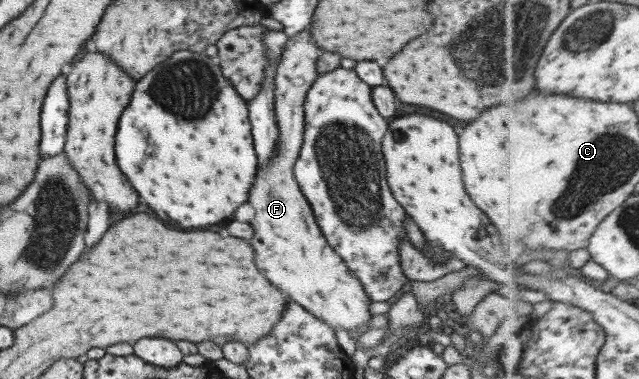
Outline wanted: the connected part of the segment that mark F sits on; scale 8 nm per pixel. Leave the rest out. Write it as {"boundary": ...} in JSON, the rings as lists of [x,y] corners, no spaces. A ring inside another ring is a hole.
{"boundary":[[[301,31],[298,35],[289,37],[284,53],[280,57],[280,64],[278,64],[275,75],[274,90],[275,116],[279,129],[278,143],[273,162],[269,166],[264,166],[264,169],[258,169],[256,181],[252,182],[252,189],[250,189],[248,203],[254,207],[254,219],[250,221],[250,225],[254,227],[254,237],[252,237],[250,243],[252,243],[254,251],[256,251],[254,261],[256,261],[258,271],[272,285],[286,291],[289,300],[298,303],[308,313],[312,313],[312,315],[326,322],[326,325],[332,327],[332,329],[344,330],[349,333],[361,328],[370,329],[368,322],[372,315],[369,307],[372,301],[368,298],[368,294],[364,292],[358,278],[348,270],[344,260],[326,241],[312,213],[312,208],[294,177],[294,164],[298,159],[305,132],[304,101],[307,91],[319,76],[316,63],[320,55],[322,55],[322,51],[314,45],[314,41],[310,39],[310,33]]]}

